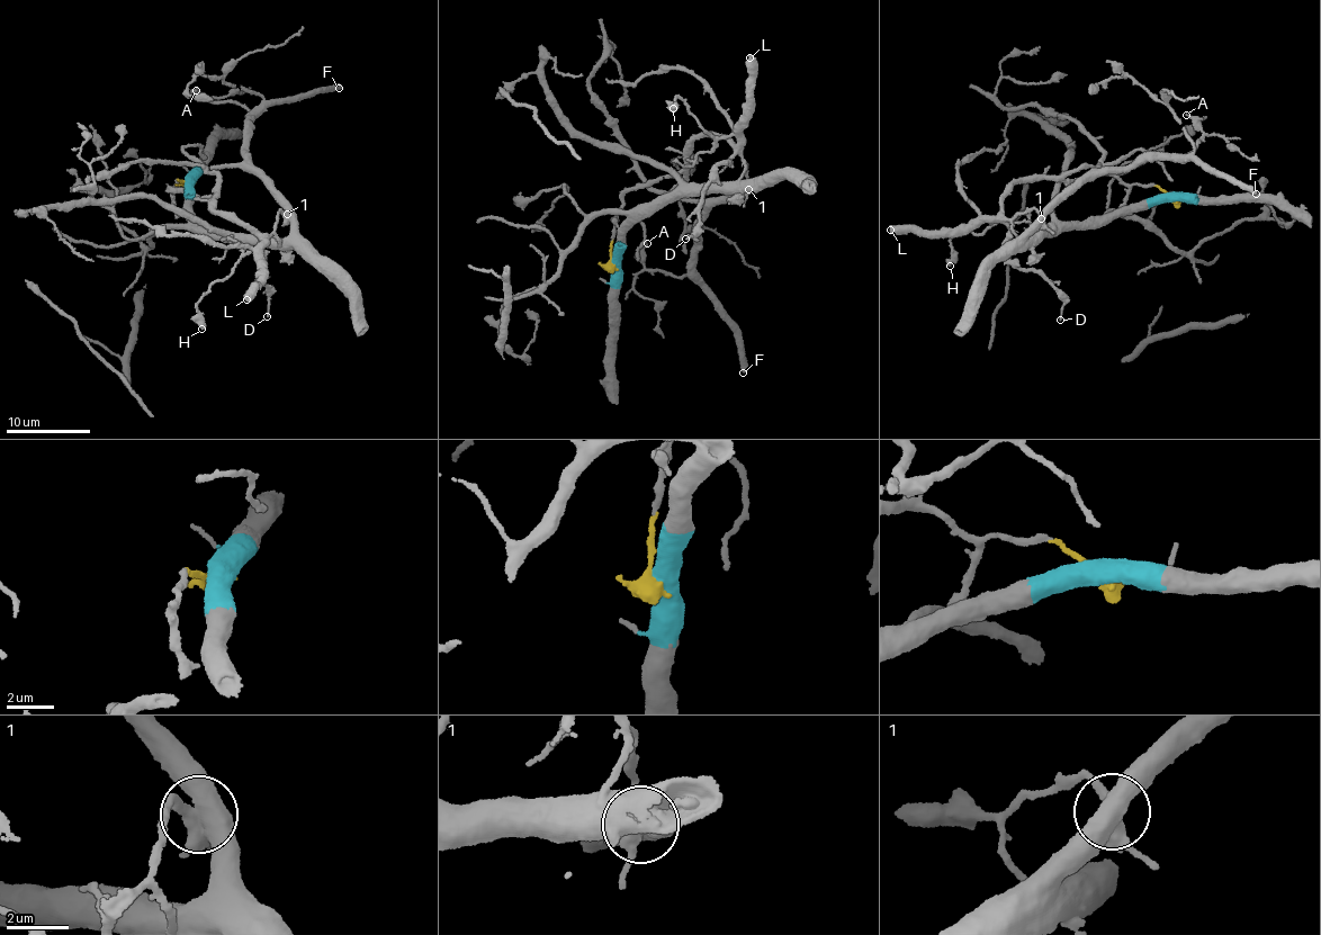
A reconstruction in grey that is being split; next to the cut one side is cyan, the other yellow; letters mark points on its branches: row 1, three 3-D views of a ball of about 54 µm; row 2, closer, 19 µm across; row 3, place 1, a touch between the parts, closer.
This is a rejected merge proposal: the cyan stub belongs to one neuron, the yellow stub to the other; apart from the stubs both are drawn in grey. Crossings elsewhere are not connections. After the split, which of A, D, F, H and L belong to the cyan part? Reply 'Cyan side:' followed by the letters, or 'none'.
Cyan side: A, F

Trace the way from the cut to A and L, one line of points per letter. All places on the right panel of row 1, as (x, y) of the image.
A: (1173, 199), (1155, 197), (1039, 241), (1027, 235), (1074, 188), (1095, 176), (1195, 149), (1200, 128), (1186, 115)
L: (1173, 199), (1157, 186), (1099, 172), (1067, 183), (1041, 178), (1021, 180), (994, 217), (938, 232), (890, 231)

